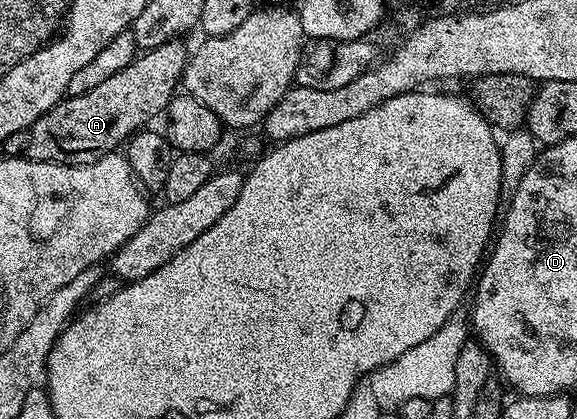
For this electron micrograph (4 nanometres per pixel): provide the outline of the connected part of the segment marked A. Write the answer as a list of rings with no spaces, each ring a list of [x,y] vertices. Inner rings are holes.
[[[173,40],[162,44],[153,50],[143,51],[122,72],[114,72],[110,80],[102,80],[98,88],[90,88],[85,94],[73,94],[64,97],[50,112],[46,112],[27,131],[27,157],[35,162],[60,162],[63,166],[81,166],[90,164],[102,156],[113,153],[123,147],[137,130],[145,129],[151,118],[159,119],[167,110],[172,95],[177,93],[184,77],[184,65],[188,63],[189,47],[183,46],[183,41]]]

